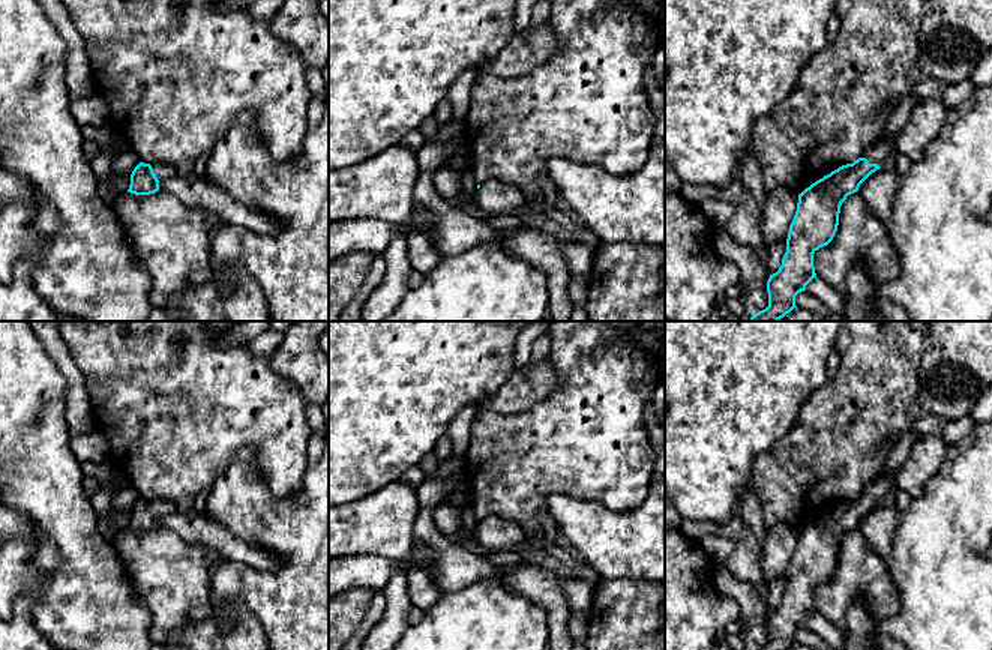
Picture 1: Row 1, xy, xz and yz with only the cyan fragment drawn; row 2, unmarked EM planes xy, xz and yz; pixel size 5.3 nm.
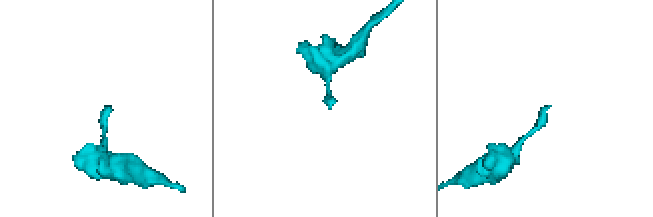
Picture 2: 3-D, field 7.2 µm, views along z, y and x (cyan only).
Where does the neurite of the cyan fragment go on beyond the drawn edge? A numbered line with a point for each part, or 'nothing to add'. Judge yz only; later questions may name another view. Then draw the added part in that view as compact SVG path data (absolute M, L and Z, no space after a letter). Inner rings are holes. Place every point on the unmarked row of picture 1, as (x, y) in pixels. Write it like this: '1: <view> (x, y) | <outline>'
1: yz (877, 488) | M878 474L864 485L860 494L866 494L869 500L878 500L879 503L884 503L887 494L893 486L893 477L882 477L881 474Z

